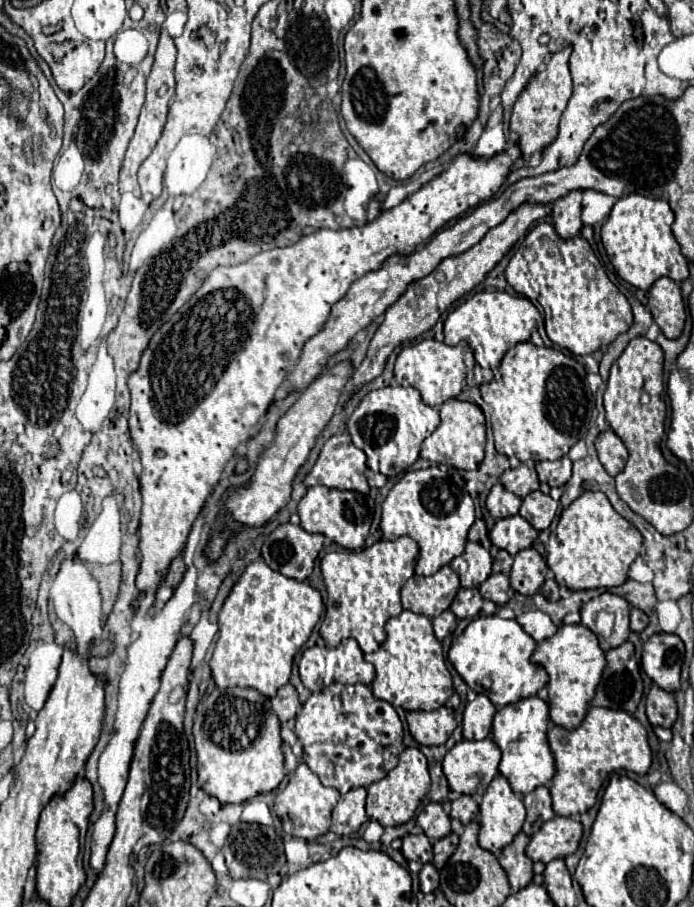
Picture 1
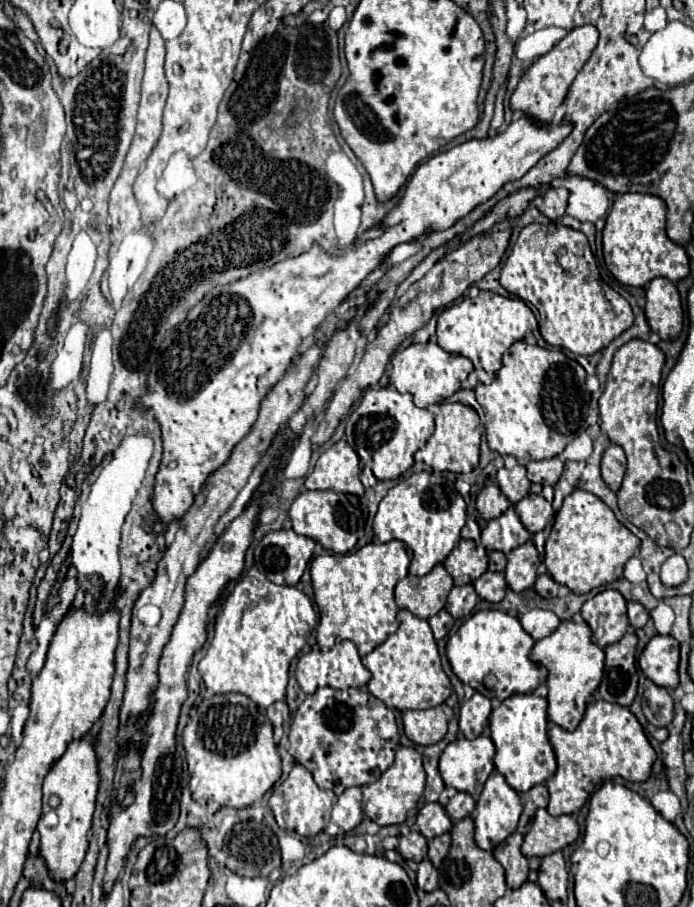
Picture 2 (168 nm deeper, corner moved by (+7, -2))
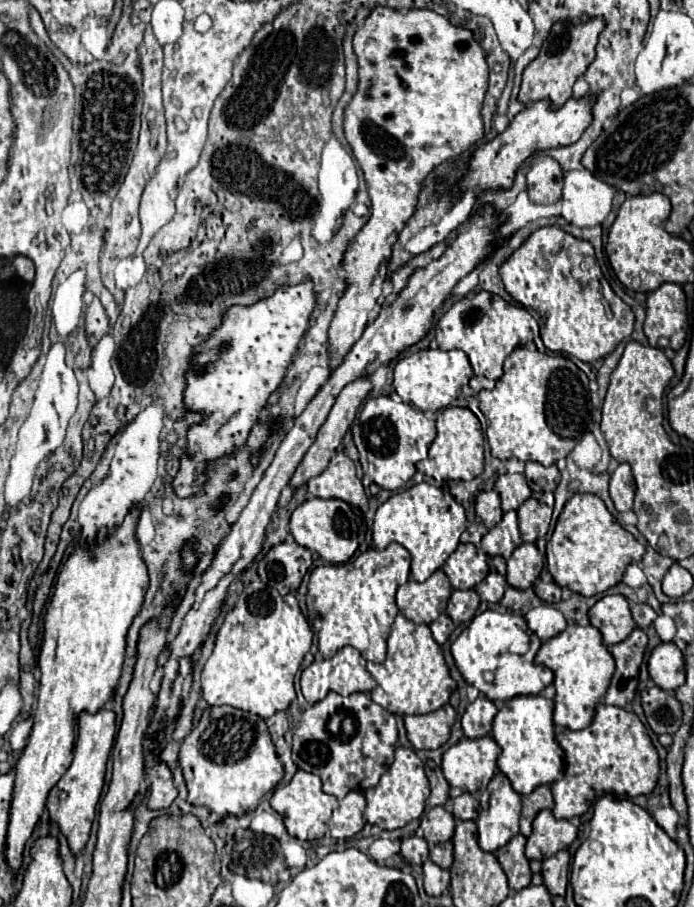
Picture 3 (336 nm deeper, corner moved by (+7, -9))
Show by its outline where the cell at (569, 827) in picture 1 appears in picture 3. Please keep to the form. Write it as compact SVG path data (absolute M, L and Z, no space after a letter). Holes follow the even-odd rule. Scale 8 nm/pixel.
M542 810L532 822L532 834L526 842L526 858L546 860L568 848L576 836L578 828L570 820L558 820L552 810Z

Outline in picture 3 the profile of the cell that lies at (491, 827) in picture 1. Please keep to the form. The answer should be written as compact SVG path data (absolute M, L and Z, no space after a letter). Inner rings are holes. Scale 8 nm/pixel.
M496 772L488 788L480 794L480 816L476 820L478 844L486 852L496 852L520 832L520 808L520 794L502 772Z

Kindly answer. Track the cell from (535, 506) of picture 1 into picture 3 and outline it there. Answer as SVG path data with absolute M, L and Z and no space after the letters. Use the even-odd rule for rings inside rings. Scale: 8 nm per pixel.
M528 498L516 512L518 512L518 524L524 542L536 542L538 538L546 536L553 512L550 506L546 506L540 500Z

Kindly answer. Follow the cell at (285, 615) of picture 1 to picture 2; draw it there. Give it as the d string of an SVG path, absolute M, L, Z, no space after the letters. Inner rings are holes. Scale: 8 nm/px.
M248 569L236 583L234 591L228 595L224 611L216 615L212 645L208 647L206 657L198 665L206 689L214 693L232 693L232 691L242 693L260 707L268 707L274 701L282 701L286 697L290 661L304 647L306 637L314 627L316 627L316 613L312 601L302 591L288 585L276 585L268 581L266 575L260 573L258 569Z

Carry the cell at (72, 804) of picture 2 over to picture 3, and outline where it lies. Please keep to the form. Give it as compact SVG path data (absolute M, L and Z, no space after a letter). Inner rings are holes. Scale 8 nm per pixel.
M100 708L96 714L80 712L78 714L78 740L74 744L74 760L68 766L66 774L58 780L58 784L50 790L48 796L48 812L50 818L58 822L62 834L68 838L70 850L74 854L80 854L88 842L90 826L96 816L96 804L102 794L104 786L104 774L106 774L106 762L114 744L116 736L116 714L114 710ZM58 792L66 792L66 798L60 800Z

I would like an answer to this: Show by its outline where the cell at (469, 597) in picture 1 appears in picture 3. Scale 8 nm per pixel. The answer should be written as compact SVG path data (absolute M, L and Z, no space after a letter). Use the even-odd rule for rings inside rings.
M454 590L448 600L446 612L456 624L460 624L474 618L478 604L480 604L480 596L476 594L476 590Z

